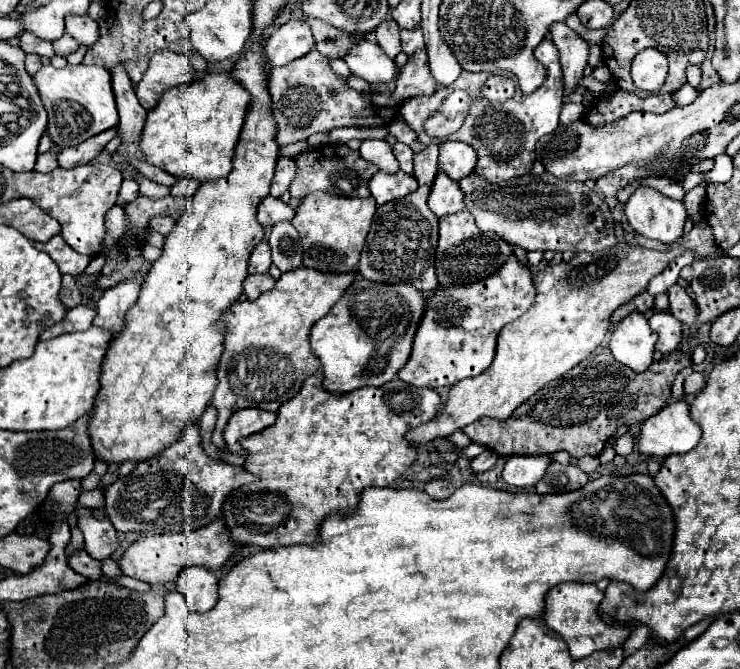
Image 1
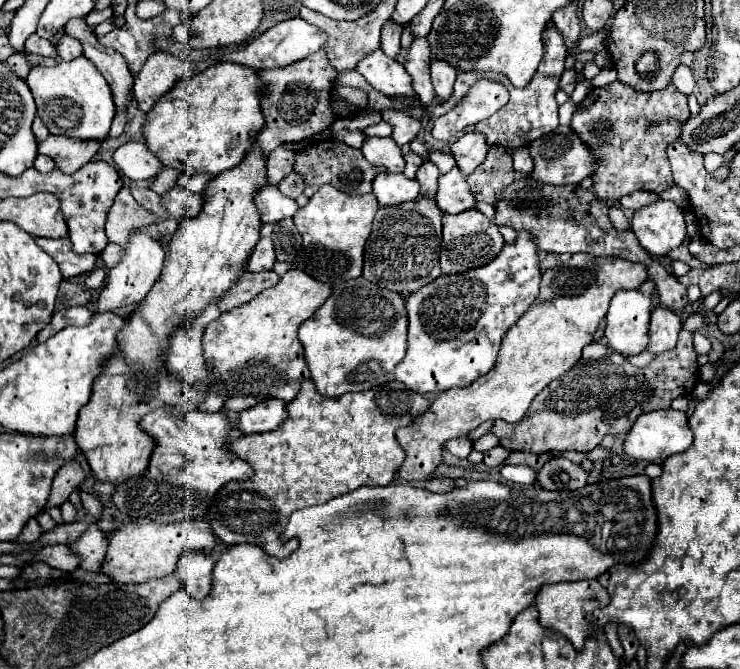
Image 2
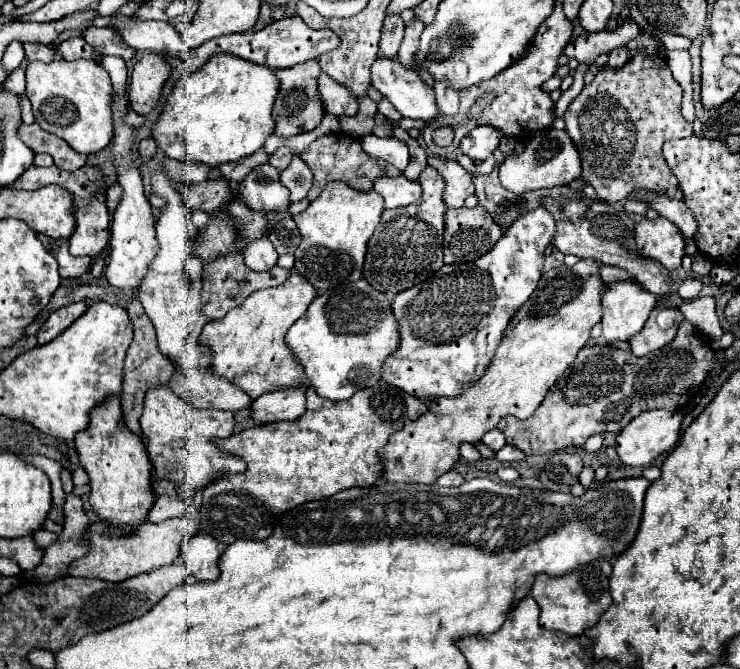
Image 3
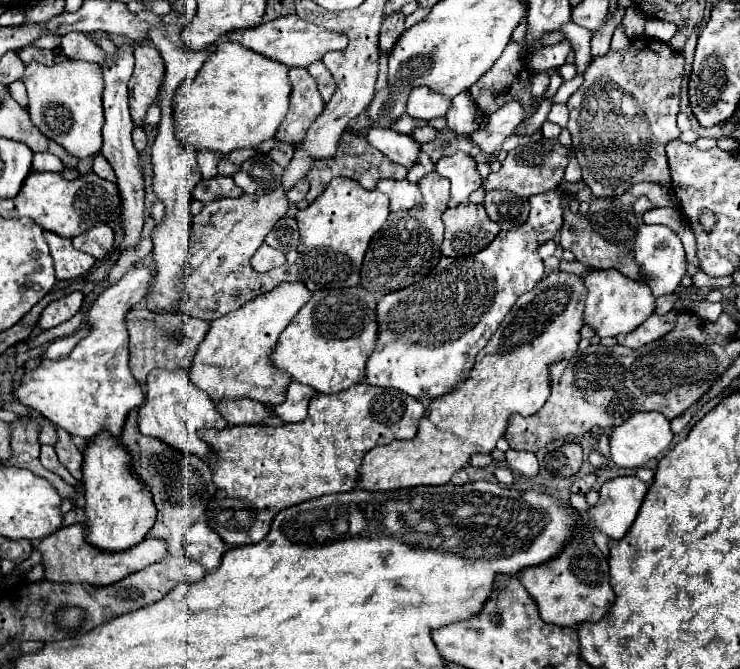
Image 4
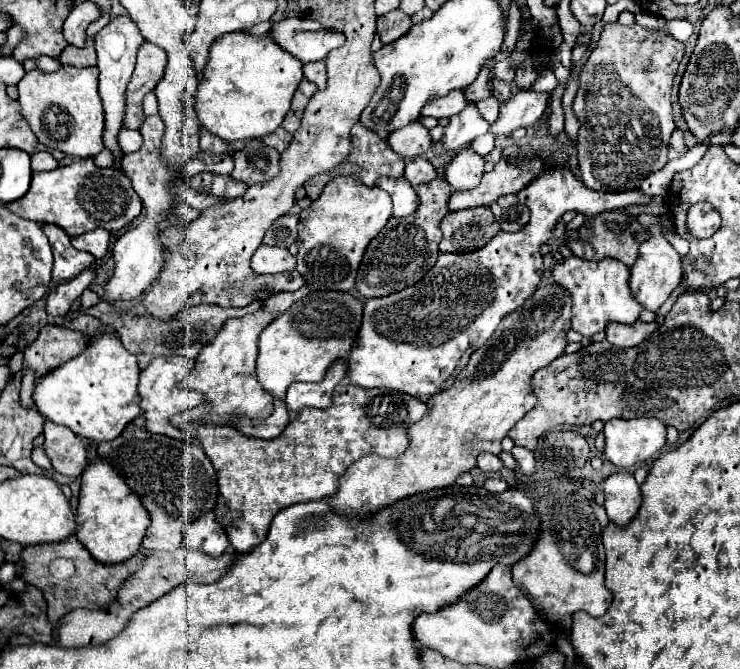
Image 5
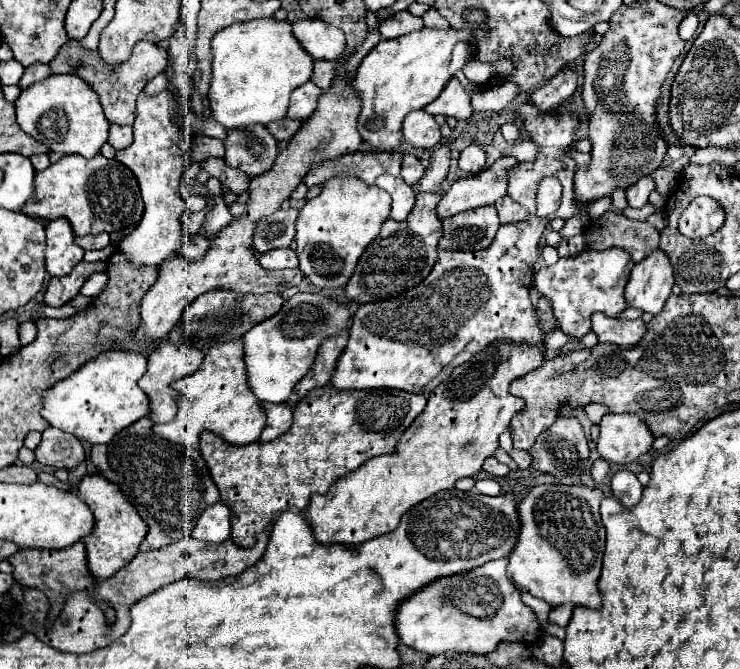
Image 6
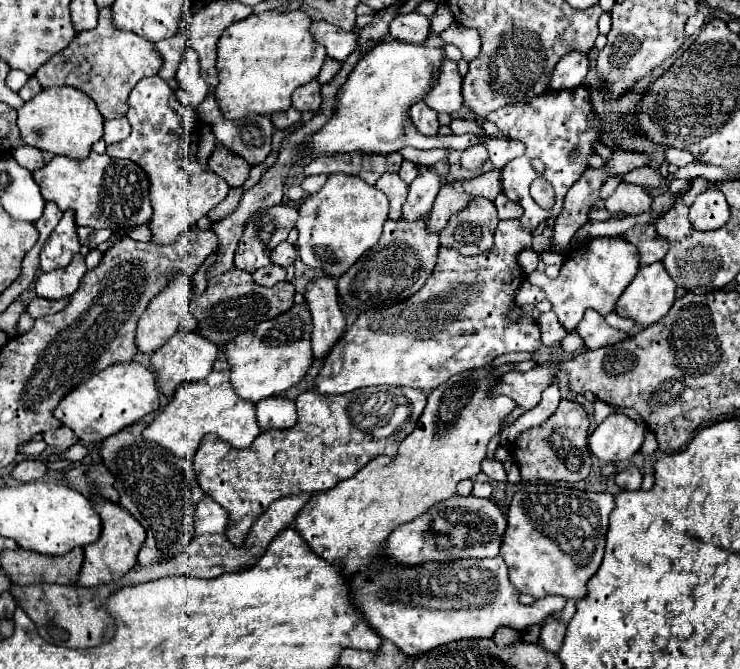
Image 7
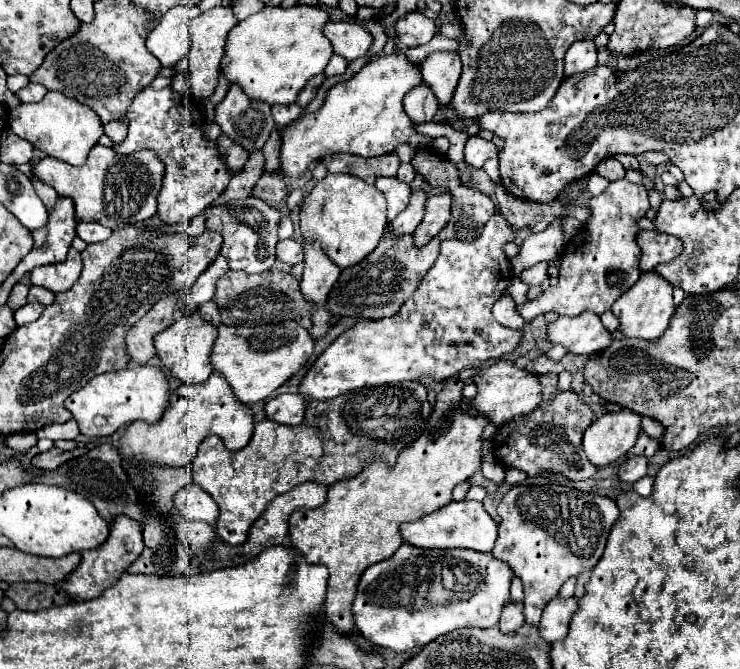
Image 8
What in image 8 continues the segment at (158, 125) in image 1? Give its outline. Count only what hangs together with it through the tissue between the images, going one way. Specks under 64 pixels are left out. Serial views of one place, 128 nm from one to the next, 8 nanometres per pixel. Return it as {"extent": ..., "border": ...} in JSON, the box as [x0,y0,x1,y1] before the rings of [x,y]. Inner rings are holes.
{"extent":[222,4,334,106],"border":[[[296,4],[290,8],[264,6],[258,14],[238,22],[228,34],[222,72],[230,82],[240,84],[254,100],[264,100],[270,106],[294,104],[304,84],[312,76],[324,72],[334,54],[330,40],[322,32],[328,22],[330,12],[326,8],[308,4]]]}

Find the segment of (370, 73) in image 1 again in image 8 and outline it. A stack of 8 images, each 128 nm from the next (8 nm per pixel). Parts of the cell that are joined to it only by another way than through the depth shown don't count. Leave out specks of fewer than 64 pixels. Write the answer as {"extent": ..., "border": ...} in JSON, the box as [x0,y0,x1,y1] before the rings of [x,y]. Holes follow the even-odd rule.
{"extent":[420,52,462,106],"border":[[[432,52],[420,62],[422,80],[434,90],[442,106],[452,100],[452,92],[458,84],[460,70],[462,64],[458,52]]]}

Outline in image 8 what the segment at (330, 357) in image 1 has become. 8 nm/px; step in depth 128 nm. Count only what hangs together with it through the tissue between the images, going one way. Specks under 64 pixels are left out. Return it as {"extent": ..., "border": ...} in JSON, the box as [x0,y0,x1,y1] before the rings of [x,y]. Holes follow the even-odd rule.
{"extent":[210,322,312,404],"border":[[[298,322],[266,324],[254,330],[246,326],[222,326],[210,354],[210,364],[214,372],[226,378],[242,404],[254,404],[266,400],[278,386],[296,374],[312,356],[312,348],[312,336]]]}

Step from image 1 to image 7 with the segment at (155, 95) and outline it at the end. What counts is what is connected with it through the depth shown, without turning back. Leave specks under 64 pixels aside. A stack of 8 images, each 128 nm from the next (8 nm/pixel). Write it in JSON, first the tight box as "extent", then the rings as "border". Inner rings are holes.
{"extent":[36,6,160,120],"border":[[[110,6],[100,8],[100,22],[94,30],[78,32],[78,36],[58,52],[48,64],[44,64],[36,72],[36,80],[42,88],[52,86],[74,86],[82,90],[86,96],[90,96],[100,114],[106,120],[120,118],[128,110],[128,94],[130,90],[146,76],[154,76],[160,70],[160,54],[154,50],[154,44],[144,40],[142,36],[134,32],[126,32],[114,26]]]}

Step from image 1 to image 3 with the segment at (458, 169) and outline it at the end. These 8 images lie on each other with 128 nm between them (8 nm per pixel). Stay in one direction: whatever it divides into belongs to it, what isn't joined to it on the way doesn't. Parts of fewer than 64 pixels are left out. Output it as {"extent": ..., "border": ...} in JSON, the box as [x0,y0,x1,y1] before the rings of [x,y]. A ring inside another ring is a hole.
{"extent":[460,126,502,162],"border":[[[478,126],[470,134],[466,134],[460,142],[460,148],[466,156],[470,156],[474,162],[486,160],[502,140],[502,132],[494,126]]]}

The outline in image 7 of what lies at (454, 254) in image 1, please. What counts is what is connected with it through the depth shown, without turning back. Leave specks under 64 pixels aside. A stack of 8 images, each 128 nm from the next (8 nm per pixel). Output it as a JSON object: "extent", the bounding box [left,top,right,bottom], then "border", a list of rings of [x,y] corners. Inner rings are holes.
{"extent":[440,198,498,254],"border":[[[472,198],[468,208],[456,212],[440,232],[440,244],[460,254],[480,254],[492,246],[498,224],[496,206],[488,198]]]}

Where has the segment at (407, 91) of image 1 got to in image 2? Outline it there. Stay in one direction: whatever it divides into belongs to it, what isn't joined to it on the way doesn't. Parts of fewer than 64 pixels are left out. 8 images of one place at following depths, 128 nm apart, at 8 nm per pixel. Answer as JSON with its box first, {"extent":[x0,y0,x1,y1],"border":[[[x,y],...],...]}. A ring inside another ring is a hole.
{"extent":[258,38,434,156],"border":[[[414,38],[406,52],[406,70],[414,80],[414,88],[418,98],[424,104],[434,100],[434,88],[430,80],[430,48],[426,38]],[[314,52],[312,56],[284,68],[260,70],[264,82],[268,82],[268,92],[262,98],[262,114],[266,118],[266,128],[258,136],[258,144],[268,156],[282,142],[306,140],[322,130],[326,130],[336,114],[330,108],[330,92],[336,82],[336,72],[328,64],[326,52]]]}

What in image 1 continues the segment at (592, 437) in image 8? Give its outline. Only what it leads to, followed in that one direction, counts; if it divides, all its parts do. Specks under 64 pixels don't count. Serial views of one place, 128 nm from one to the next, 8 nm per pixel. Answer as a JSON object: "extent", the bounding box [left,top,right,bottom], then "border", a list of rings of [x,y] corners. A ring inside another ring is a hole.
{"extent":[636,400,702,458],"border":[[[678,400],[642,422],[636,446],[646,456],[666,458],[670,454],[690,452],[700,436],[702,432],[698,424],[692,422],[688,404]]]}

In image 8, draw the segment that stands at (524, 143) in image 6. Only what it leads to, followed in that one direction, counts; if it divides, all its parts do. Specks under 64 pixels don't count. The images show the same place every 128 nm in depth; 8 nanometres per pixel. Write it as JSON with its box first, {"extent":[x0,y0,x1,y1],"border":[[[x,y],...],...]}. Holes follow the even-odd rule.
{"extent":[280,54,500,184],"border":[[[382,54],[362,66],[350,80],[336,84],[328,90],[320,110],[304,114],[286,128],[280,130],[280,170],[286,178],[298,178],[306,168],[336,152],[350,152],[364,158],[374,158],[394,152],[402,142],[418,148],[420,144],[432,144],[430,138],[418,136],[412,128],[412,120],[402,108],[404,94],[422,82],[416,64],[406,62],[404,54]],[[492,158],[485,162],[483,169],[486,171],[490,180],[496,184],[500,184],[500,172],[498,158]]]}

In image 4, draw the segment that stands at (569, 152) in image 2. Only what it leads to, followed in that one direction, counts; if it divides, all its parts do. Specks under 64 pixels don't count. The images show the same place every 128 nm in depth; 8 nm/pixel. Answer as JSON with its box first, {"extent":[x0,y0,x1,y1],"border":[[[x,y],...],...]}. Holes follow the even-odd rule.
{"extent":[482,138,568,198],"border":[[[542,138],[540,142],[528,142],[528,144],[518,146],[508,152],[506,160],[502,162],[502,168],[498,172],[490,172],[486,176],[486,180],[482,182],[482,190],[484,190],[484,194],[488,194],[492,190],[510,190],[518,196],[528,198],[532,194],[540,194],[540,192],[556,188],[560,184],[560,180],[564,178],[566,164],[568,164],[568,150],[564,146],[560,146],[558,140]]]}

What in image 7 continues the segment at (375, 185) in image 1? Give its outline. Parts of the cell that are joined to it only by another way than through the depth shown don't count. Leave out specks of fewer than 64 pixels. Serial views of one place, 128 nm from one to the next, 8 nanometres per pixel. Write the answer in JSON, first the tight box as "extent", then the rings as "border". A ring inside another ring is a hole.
{"extent":[376,174,408,220],"border":[[[384,174],[378,178],[376,188],[382,190],[390,200],[390,218],[400,220],[400,210],[406,200],[406,194],[408,194],[408,184],[402,182],[402,178],[398,174]]]}

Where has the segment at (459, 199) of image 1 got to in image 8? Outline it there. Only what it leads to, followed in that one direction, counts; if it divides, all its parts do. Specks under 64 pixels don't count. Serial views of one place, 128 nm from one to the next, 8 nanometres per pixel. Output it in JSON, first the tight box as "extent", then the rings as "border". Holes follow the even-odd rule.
{"extent":[464,136,498,168],"border":[[[470,136],[468,142],[466,142],[466,148],[464,148],[464,160],[466,164],[474,166],[474,168],[482,168],[484,162],[488,158],[494,158],[498,154],[496,146],[490,142],[490,140],[484,140],[480,136]]]}

